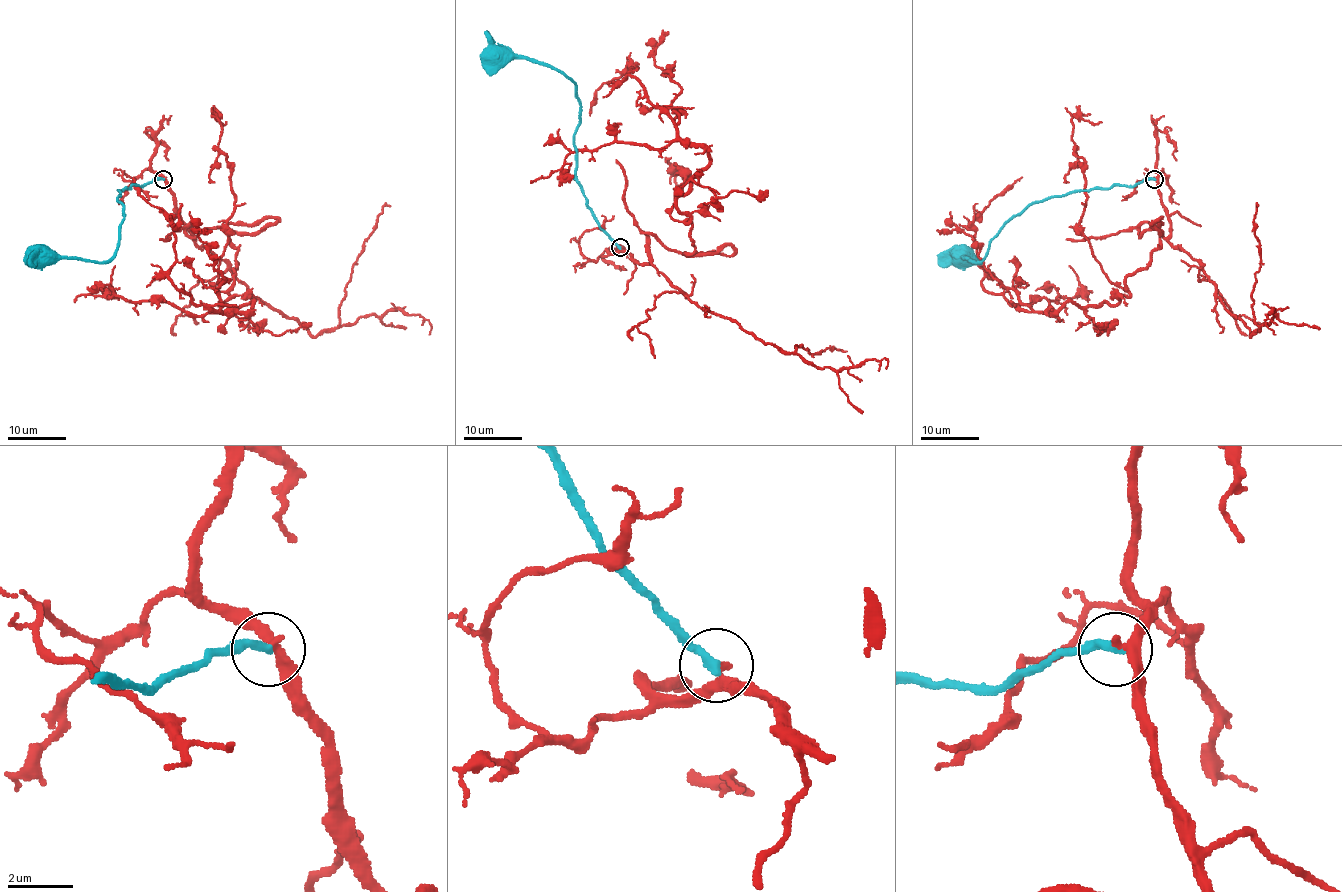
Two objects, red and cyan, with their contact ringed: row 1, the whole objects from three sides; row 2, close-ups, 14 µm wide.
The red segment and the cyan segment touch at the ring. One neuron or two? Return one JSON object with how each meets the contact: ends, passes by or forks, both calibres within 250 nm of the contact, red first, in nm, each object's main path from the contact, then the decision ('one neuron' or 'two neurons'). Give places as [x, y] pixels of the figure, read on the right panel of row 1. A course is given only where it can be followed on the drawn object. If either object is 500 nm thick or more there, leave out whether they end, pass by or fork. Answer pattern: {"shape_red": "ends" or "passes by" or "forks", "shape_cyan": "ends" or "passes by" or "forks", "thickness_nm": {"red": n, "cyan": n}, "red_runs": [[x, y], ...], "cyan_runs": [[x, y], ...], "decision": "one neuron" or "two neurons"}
{"shape_red": "passes by", "shape_cyan": "ends", "thickness_nm": {"red": 260, "cyan": 280}, "red_runs": [[1154, 179], [1170, 233], [1144, 223], [1129, 294], [1031, 312], [981, 284], [973, 224], [1022, 177]], "cyan_runs": [[1154, 179], [1133, 186], [1072, 190], [1038, 201], [1013, 215], [980, 261], [961, 259]], "decision": "two neurons"}

